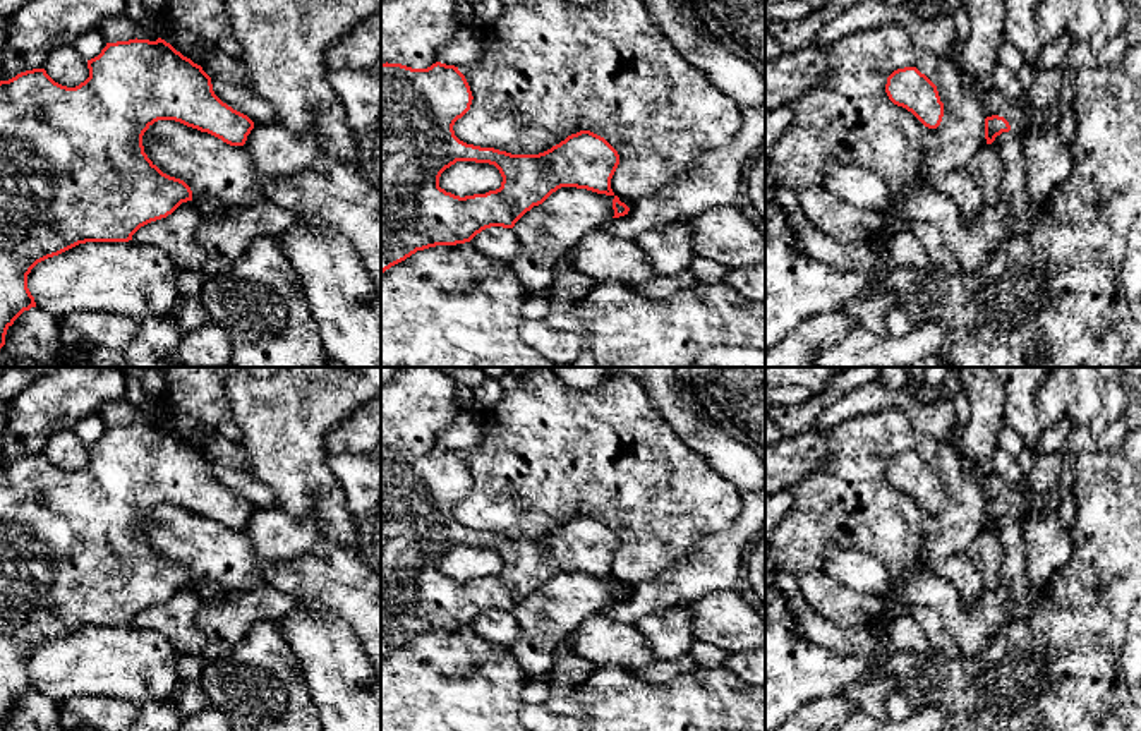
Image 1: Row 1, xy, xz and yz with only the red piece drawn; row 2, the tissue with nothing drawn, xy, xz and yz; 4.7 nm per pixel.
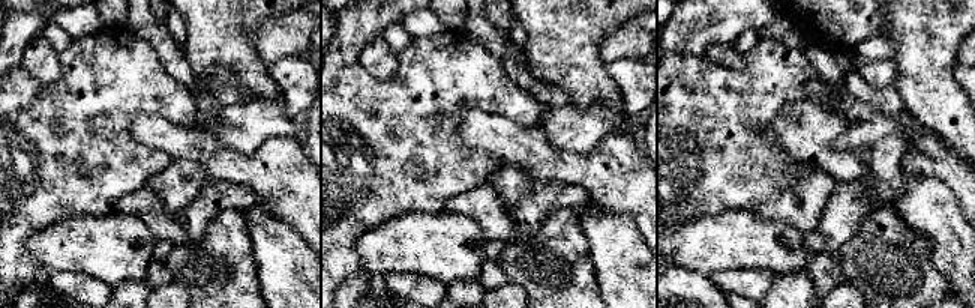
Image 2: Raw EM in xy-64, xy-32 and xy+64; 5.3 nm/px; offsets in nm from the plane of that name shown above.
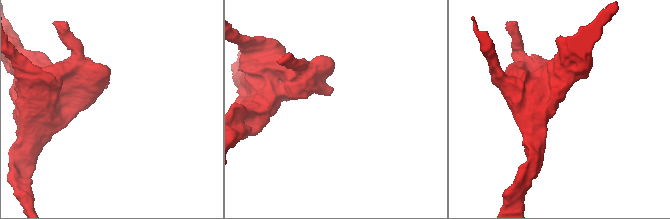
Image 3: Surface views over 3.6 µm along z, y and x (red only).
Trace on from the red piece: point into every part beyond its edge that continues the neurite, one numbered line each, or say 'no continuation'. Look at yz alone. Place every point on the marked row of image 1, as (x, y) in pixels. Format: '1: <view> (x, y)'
no continuation

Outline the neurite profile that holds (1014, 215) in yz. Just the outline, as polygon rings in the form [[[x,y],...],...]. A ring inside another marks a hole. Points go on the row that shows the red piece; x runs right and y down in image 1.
[[[1002,132],[992,146],[1004,168],[999,201],[985,206],[973,223],[963,221],[949,196],[930,187],[892,197],[884,178],[860,165],[832,160],[820,185],[860,209],[892,208],[906,221],[935,225],[964,271],[976,271],[1002,242],[1029,233],[1047,211],[1047,202],[1035,202],[1026,189],[1021,134]]]

